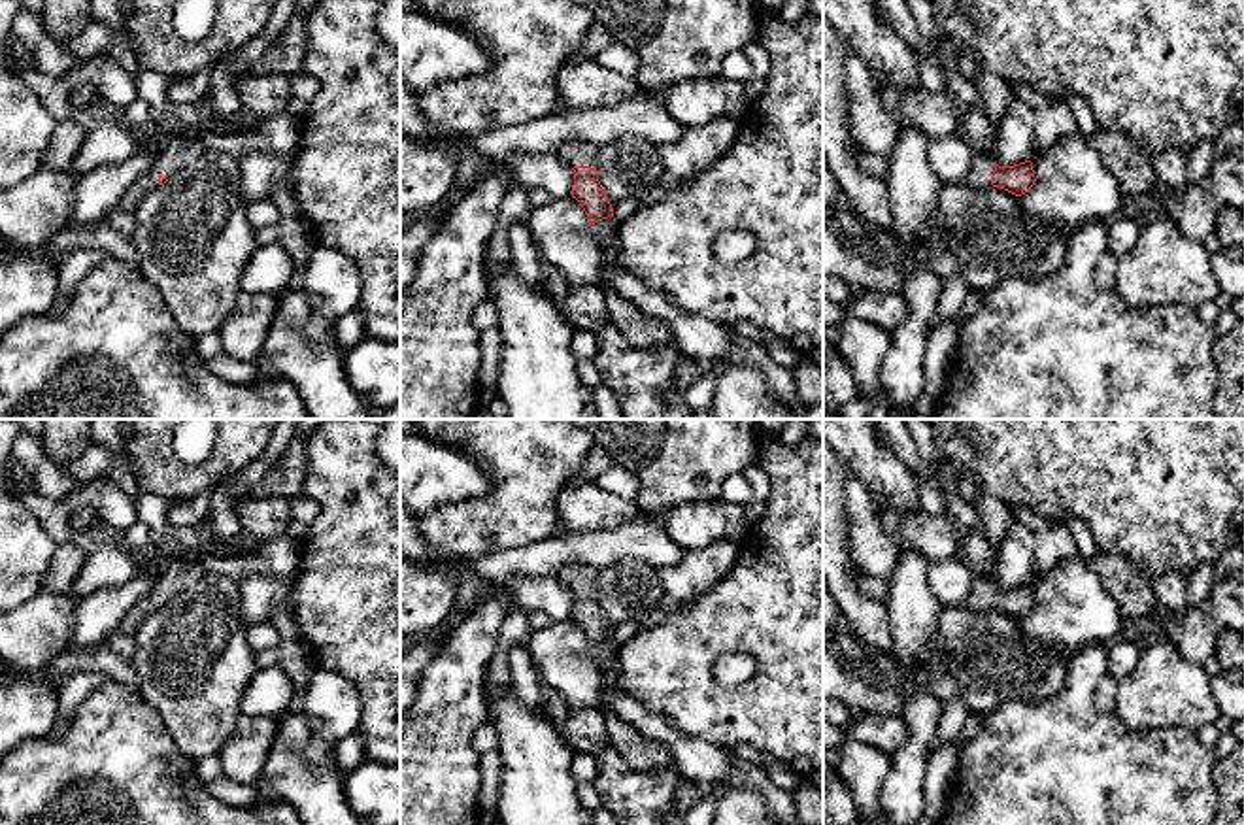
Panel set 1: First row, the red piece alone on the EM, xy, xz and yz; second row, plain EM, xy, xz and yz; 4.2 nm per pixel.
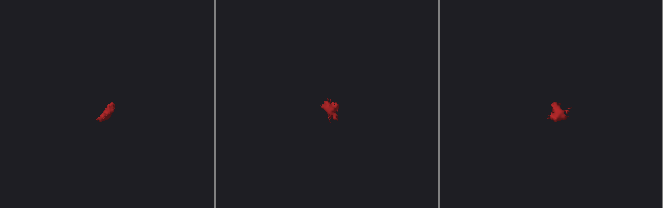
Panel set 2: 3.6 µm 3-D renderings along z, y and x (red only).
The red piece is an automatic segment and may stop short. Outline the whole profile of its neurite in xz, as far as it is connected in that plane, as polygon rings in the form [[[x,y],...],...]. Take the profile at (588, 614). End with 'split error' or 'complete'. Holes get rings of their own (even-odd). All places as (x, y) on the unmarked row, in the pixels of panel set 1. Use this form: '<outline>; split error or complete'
[[[566,564],[559,574],[563,587],[574,593],[572,621],[587,636],[591,653],[610,689],[621,689],[619,644],[598,604],[597,578],[598,568],[587,564]]]; split error

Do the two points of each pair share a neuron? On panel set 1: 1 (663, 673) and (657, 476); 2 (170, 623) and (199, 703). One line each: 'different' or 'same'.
1: different
2: same

